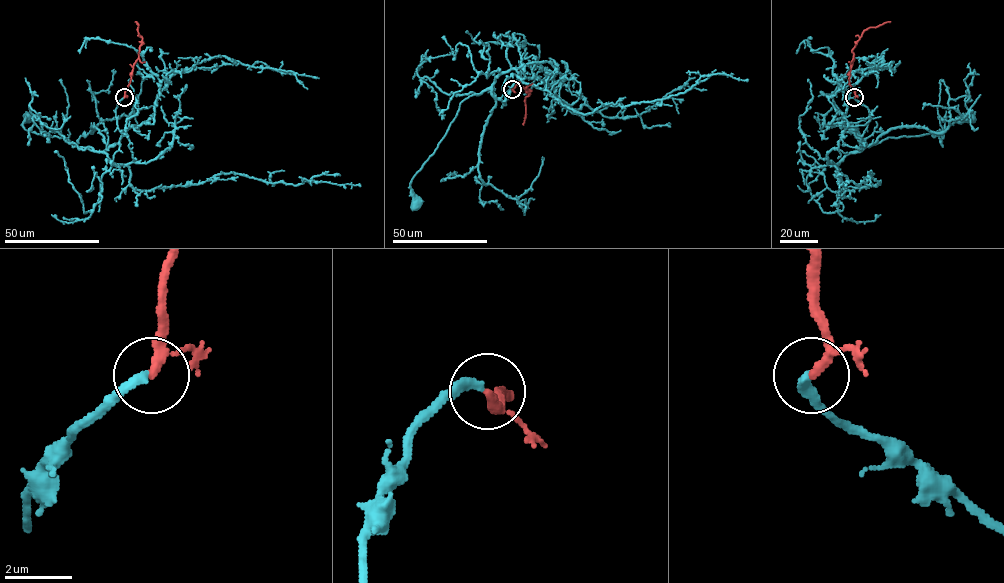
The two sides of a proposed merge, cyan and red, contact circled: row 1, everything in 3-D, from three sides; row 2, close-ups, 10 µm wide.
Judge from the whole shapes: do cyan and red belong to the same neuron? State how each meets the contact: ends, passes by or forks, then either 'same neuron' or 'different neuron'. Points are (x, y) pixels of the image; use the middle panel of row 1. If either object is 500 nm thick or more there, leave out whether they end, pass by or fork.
cyan ends | red passes by | same neuron

